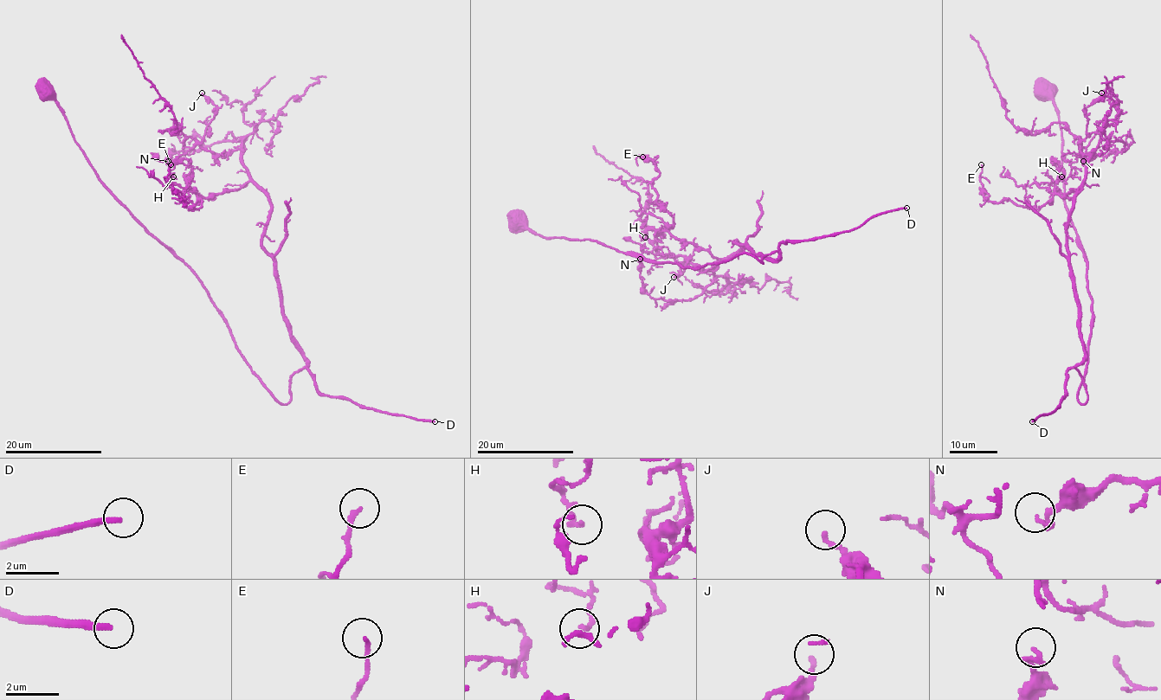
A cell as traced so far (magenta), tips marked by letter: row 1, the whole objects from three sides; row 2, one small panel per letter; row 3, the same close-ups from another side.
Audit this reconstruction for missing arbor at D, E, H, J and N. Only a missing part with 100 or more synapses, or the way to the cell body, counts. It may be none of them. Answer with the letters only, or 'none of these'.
D

